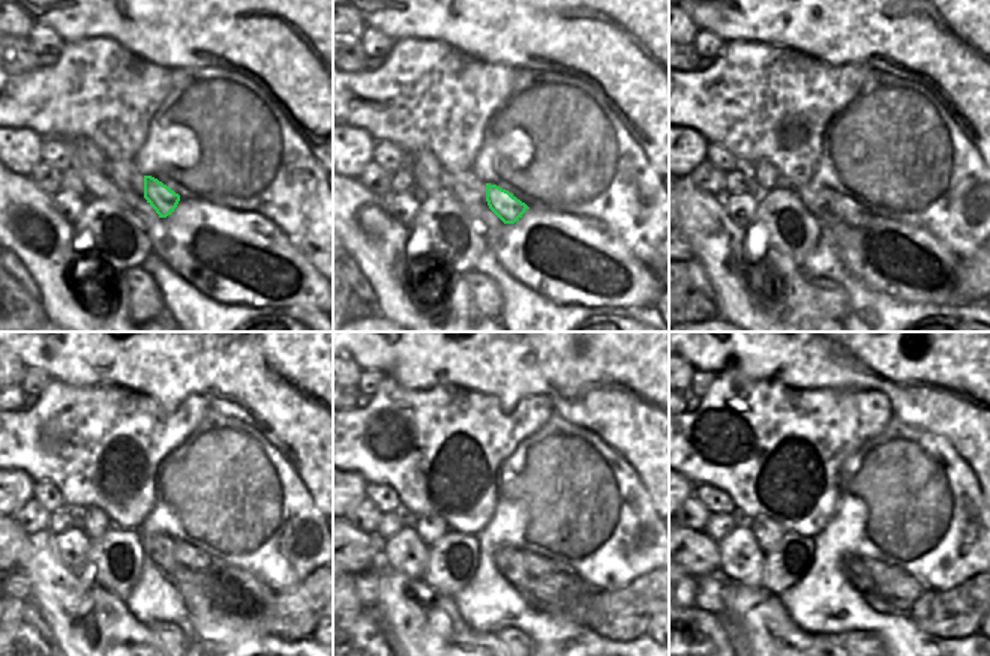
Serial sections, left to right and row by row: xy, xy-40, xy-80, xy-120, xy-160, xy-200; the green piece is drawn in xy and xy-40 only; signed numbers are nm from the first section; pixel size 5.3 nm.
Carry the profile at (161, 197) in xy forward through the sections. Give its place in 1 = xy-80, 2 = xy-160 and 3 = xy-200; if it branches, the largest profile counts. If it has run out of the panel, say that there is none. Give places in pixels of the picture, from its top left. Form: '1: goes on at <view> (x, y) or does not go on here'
1: goes on at xy-80 (849, 212)
2: goes on at xy-160 (531, 563)
3: goes on at xy-200 (885, 572)

